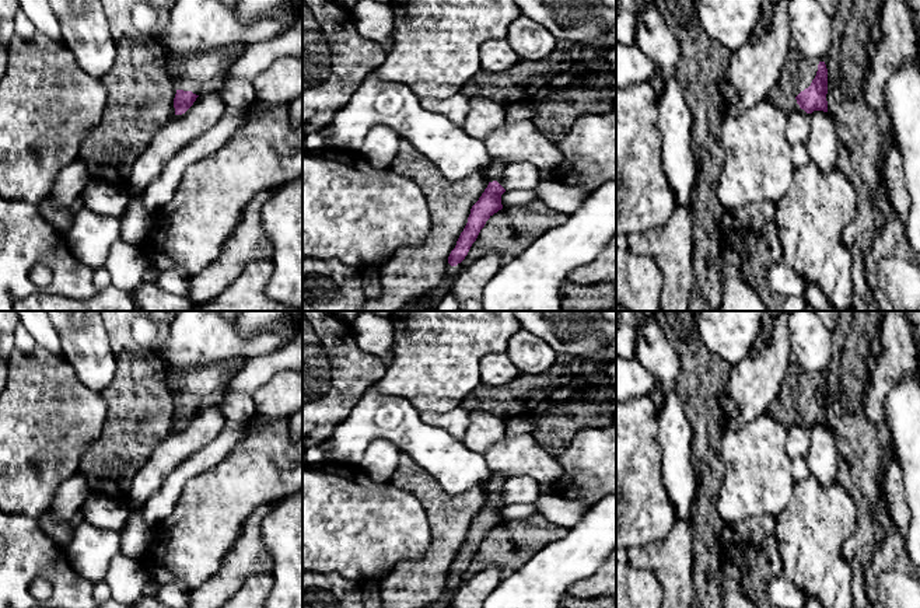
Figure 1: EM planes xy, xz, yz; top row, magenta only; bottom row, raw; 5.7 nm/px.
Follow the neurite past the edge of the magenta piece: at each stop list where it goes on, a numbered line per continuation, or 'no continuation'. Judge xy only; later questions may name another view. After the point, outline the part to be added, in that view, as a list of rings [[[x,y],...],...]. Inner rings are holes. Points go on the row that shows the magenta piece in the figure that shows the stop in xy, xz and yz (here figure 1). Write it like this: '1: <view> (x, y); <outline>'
1: xy (200, 73); [[[234,43],[203,53],[174,57],[171,64],[176,88],[196,95],[221,90],[225,76],[245,48],[242,43]]]

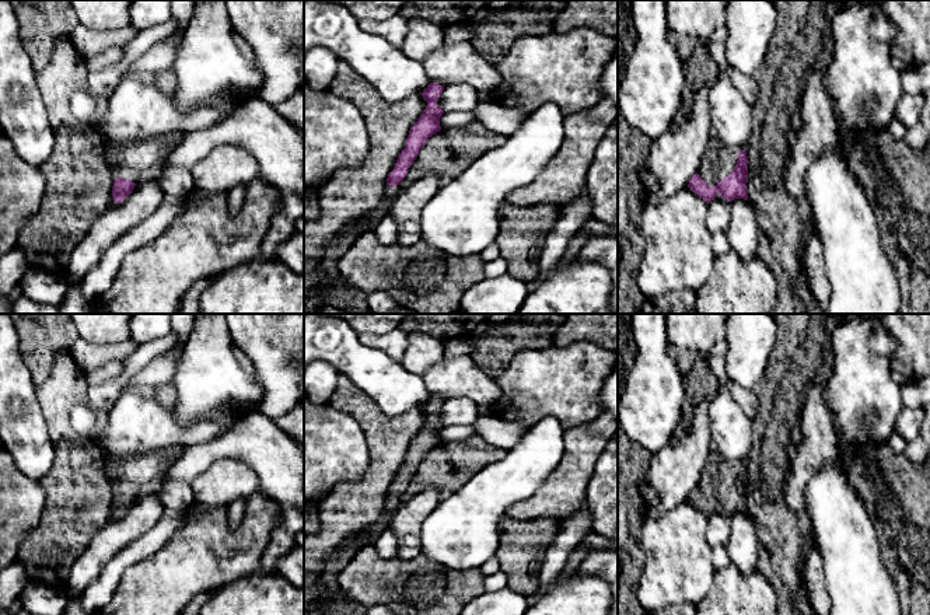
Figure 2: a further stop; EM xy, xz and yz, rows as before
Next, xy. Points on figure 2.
1: xy (139, 161); [[[172,132],[141,141],[112,146],[109,153],[115,177],[134,184],[160,178],[164,164],[183,136],[181,132]]]

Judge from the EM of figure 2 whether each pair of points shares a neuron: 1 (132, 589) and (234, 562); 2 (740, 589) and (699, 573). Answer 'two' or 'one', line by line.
1: one
2: two

